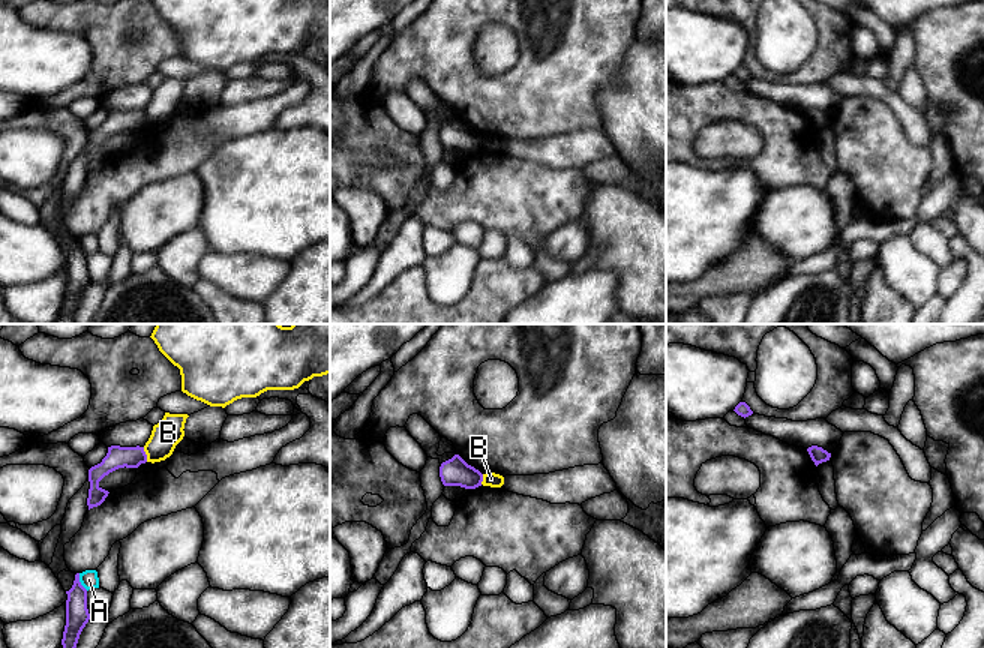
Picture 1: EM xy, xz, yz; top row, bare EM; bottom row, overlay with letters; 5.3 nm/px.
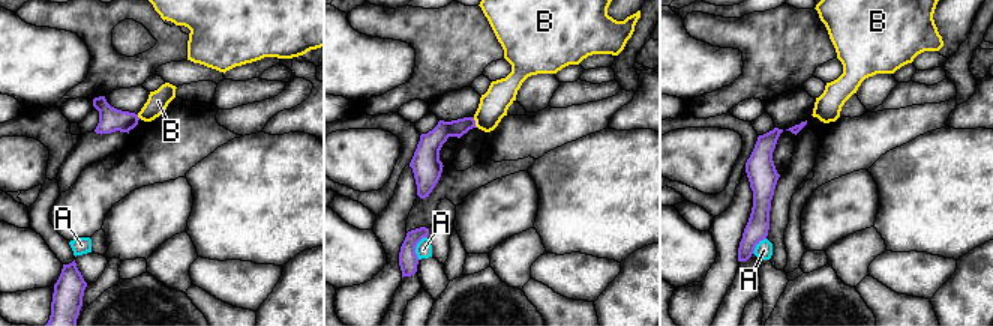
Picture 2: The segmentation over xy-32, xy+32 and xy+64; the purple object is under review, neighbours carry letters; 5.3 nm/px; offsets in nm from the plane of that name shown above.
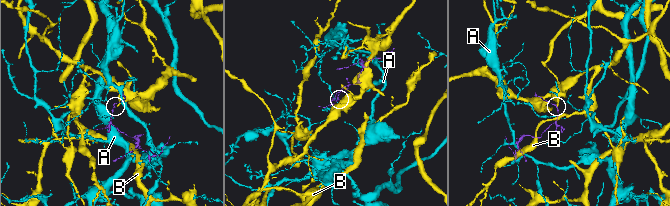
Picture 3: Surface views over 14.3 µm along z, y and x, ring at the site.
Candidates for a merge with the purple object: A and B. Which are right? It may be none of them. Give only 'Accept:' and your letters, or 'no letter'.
Accept: no letter

